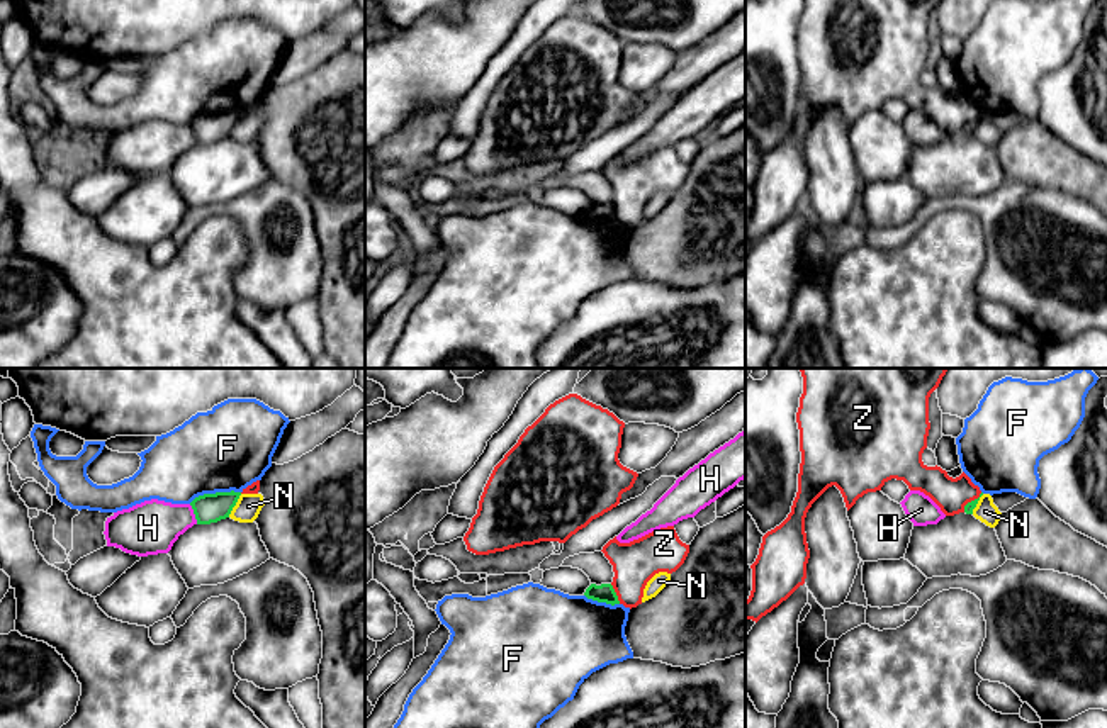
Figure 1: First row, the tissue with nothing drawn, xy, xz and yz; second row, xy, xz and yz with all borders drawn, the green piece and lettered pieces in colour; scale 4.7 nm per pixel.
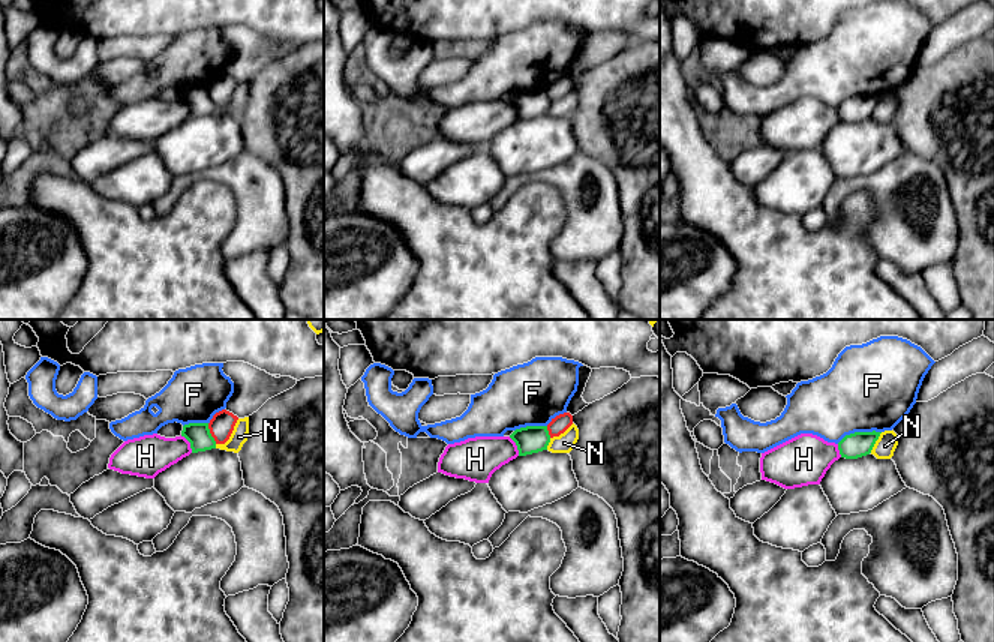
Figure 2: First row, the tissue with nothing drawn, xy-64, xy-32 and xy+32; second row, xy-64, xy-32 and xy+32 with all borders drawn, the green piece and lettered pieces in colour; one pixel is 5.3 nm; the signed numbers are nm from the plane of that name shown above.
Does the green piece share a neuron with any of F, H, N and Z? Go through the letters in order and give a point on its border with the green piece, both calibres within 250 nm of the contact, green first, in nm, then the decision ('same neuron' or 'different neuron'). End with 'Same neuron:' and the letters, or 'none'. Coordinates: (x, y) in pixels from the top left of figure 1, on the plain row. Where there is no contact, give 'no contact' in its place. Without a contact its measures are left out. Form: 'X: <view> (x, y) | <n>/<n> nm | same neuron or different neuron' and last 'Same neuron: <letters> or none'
F: xy (216, 112) | 140/400 nm | different neuron
H: xy (194, 133) | 140/260 nm | different neuron
N: xy (235, 124) | 140/120 nm | different neuron
Z: xz (615, 214) | 90/200 nm | different neuron
Same neuron: none

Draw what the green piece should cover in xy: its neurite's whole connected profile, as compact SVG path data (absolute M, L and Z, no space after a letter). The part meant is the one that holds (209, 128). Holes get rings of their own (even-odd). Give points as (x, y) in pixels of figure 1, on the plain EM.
M216 112L195 117L190 126L194 129L197 144L211 144L229 137L241 112Z

